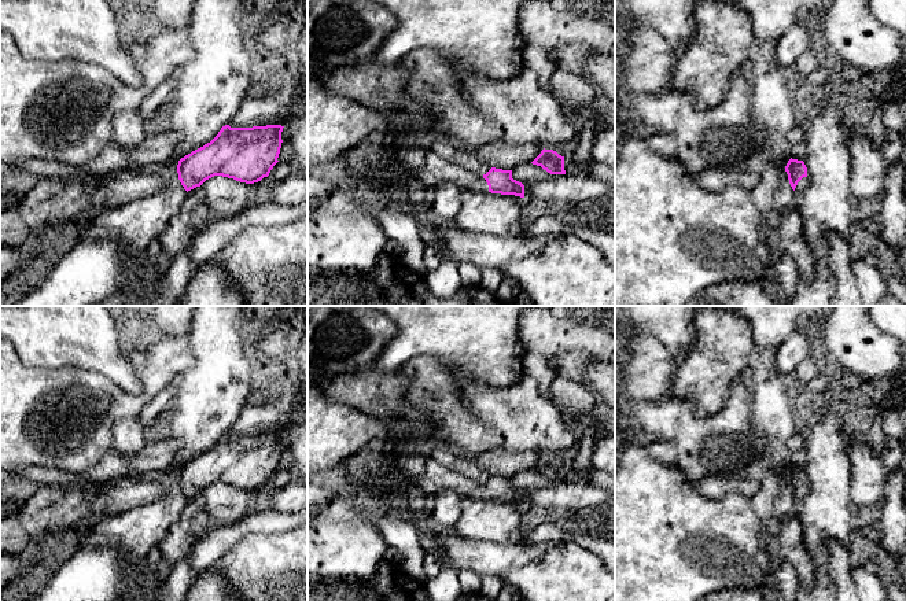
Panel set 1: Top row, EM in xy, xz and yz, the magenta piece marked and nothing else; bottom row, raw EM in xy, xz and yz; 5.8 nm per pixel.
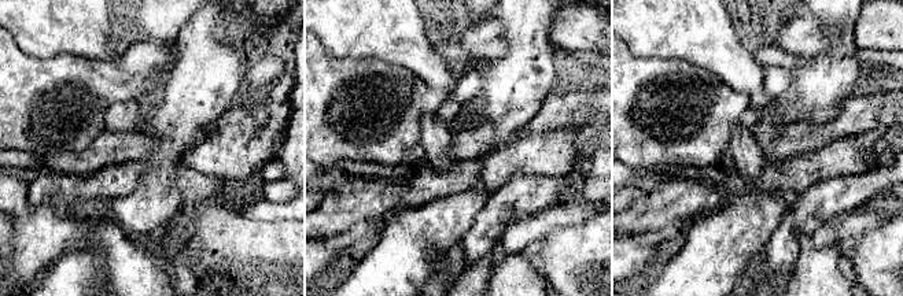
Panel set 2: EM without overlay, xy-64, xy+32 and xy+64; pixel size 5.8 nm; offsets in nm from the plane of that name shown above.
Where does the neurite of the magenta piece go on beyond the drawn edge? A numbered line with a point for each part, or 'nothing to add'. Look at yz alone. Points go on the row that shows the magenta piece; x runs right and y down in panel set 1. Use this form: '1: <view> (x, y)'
1: yz (802, 185)

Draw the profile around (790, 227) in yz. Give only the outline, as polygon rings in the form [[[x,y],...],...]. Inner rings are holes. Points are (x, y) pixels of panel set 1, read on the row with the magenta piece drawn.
[[[799,209],[785,213],[773,226],[778,232],[782,252],[795,261],[800,280],[813,280],[814,254],[804,239],[803,217]]]

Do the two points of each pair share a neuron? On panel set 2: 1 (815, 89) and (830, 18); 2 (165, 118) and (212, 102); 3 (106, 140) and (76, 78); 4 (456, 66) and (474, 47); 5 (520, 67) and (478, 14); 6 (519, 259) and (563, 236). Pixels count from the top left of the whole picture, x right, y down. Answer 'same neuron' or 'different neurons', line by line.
1: same neuron
2: same neuron
3: different neurons
4: same neuron
5: different neurons
6: different neurons

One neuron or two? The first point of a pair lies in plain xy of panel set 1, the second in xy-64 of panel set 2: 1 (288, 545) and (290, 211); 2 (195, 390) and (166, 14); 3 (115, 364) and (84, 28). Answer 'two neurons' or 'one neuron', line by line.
1: two neurons
2: two neurons
3: one neuron

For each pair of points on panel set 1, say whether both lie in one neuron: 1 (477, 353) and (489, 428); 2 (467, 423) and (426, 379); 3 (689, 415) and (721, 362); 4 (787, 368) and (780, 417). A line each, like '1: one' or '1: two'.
1: two
2: one
3: two
4: two

